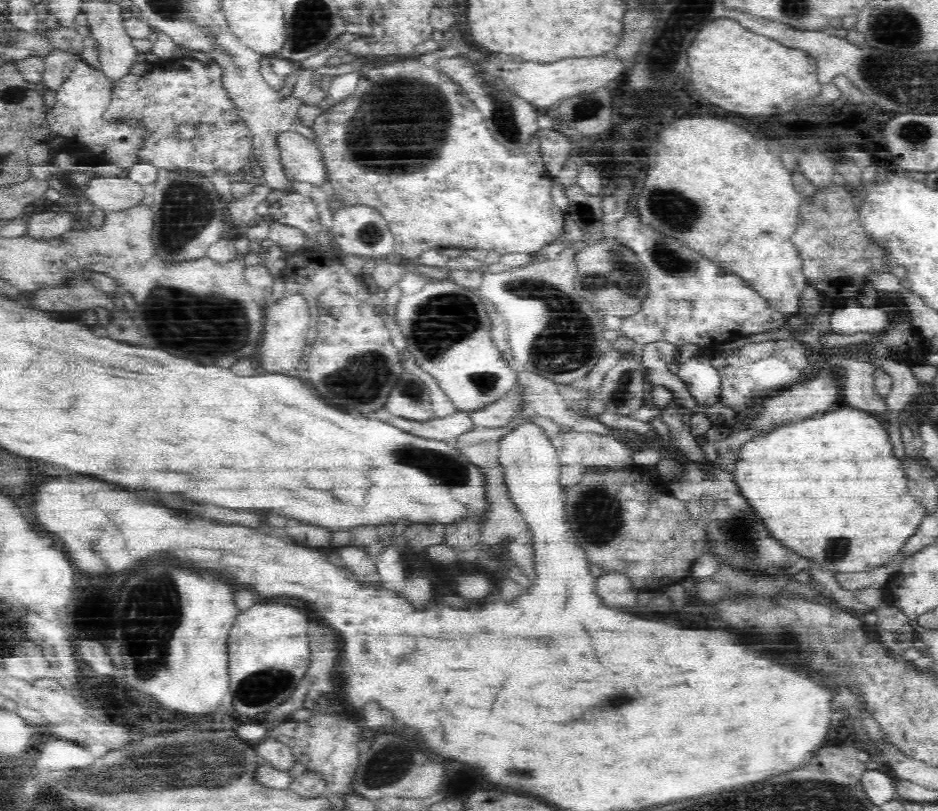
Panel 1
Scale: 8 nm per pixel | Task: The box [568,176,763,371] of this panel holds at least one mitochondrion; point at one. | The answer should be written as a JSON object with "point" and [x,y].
{"point":[683,213]}

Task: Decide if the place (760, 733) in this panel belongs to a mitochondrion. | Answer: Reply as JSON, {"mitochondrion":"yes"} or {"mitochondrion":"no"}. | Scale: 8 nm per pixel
{"mitochondrion":"no"}

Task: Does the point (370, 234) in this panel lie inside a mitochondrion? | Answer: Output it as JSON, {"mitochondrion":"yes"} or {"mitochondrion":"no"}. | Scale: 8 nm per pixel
{"mitochondrion":"yes"}

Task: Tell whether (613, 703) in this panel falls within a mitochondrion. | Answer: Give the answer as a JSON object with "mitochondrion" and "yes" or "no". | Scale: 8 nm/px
{"mitochondrion":"yes"}

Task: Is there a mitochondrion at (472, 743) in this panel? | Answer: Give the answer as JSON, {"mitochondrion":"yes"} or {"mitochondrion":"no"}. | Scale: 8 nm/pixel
{"mitochondrion":"no"}

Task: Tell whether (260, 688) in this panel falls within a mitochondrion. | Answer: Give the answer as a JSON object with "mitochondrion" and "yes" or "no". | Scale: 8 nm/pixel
{"mitochondrion":"yes"}

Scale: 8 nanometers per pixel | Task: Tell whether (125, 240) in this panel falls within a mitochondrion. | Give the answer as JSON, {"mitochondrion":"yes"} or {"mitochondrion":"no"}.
{"mitochondrion":"no"}

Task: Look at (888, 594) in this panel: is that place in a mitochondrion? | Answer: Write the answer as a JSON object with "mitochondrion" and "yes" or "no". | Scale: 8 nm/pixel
{"mitochondrion":"no"}

